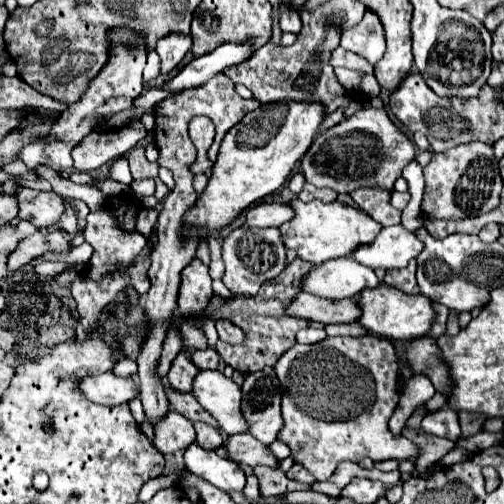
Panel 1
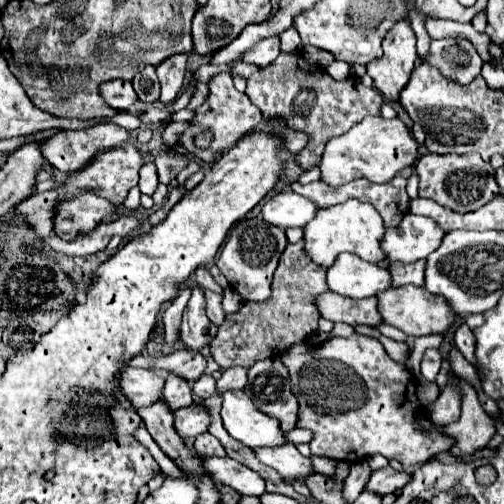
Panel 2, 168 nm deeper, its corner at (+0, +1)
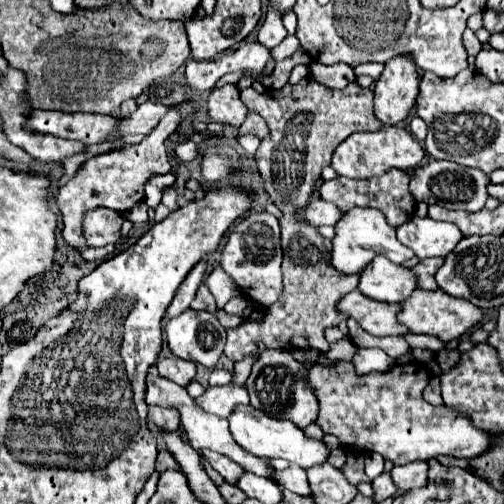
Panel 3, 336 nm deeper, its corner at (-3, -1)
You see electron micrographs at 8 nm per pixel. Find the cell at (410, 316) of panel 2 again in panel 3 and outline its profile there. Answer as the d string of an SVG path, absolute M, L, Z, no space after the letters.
M417 288L407 300L401 302L401 312L397 314L397 320L409 332L413 332L413 334L429 334L429 336L439 338L441 342L449 342L449 340L461 338L481 318L483 318L483 312L477 306L473 306L471 302L461 300L461 298L453 298L453 296L445 294L443 290L425 292L421 288Z

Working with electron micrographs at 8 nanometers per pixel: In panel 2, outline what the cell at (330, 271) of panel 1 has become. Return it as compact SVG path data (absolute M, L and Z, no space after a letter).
M340 254L328 268L328 288L340 296L370 298L392 286L388 268L360 260L356 254Z

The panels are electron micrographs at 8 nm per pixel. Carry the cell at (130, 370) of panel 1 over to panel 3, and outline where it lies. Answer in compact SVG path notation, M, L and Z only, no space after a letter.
M177 356L161 358L157 362L157 370L159 370L159 376L163 376L167 380L173 380L179 386L187 386L195 378L195 374L197 374L195 362L183 360L183 358L177 358Z

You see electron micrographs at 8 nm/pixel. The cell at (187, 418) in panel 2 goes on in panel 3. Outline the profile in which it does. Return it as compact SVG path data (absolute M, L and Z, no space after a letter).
M211 386L203 396L195 400L205 412L215 414L219 418L227 418L235 404L247 404L249 396L243 386Z

